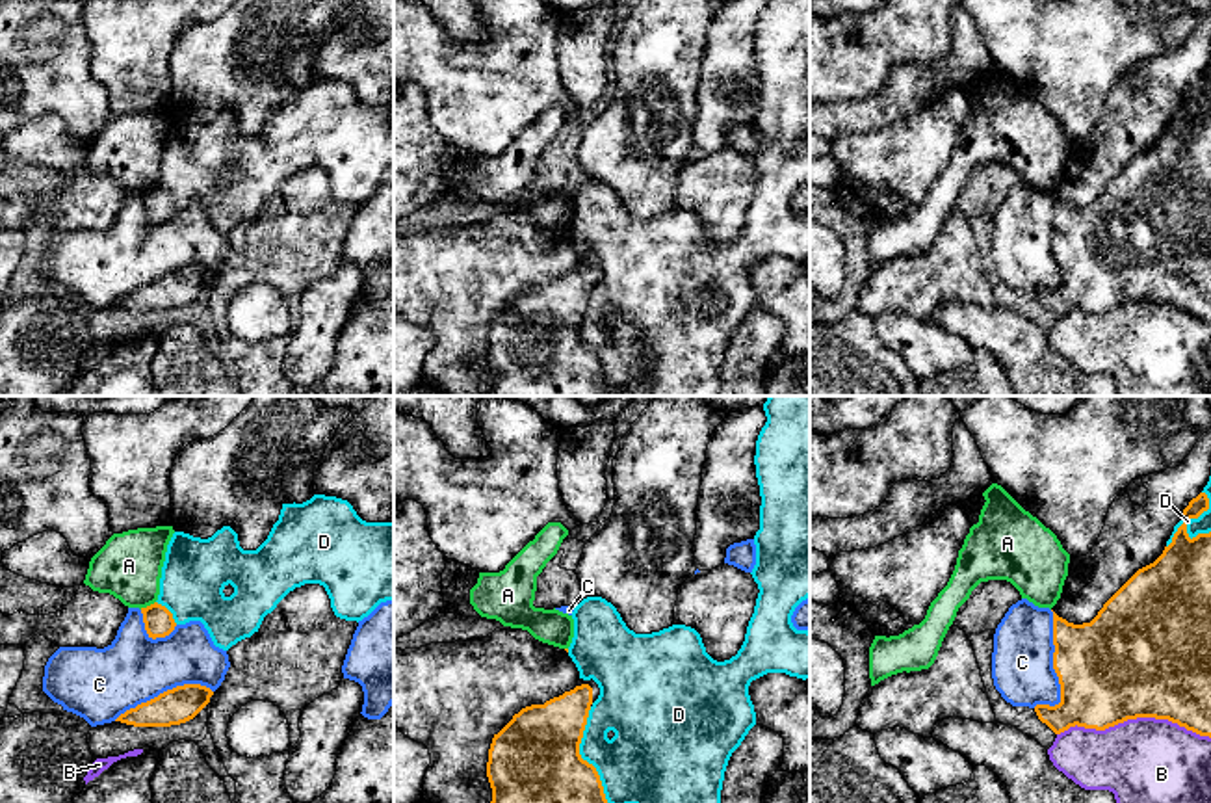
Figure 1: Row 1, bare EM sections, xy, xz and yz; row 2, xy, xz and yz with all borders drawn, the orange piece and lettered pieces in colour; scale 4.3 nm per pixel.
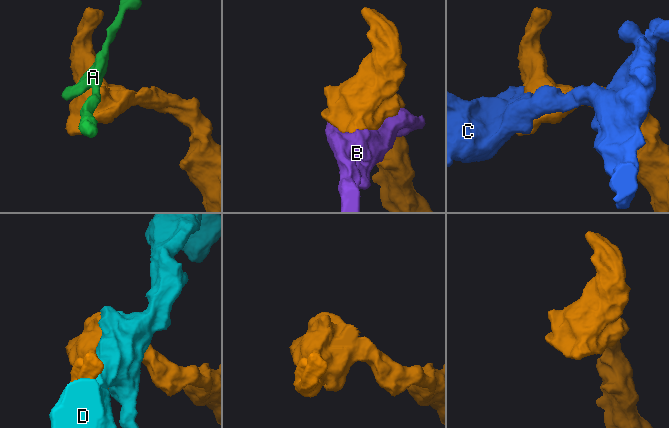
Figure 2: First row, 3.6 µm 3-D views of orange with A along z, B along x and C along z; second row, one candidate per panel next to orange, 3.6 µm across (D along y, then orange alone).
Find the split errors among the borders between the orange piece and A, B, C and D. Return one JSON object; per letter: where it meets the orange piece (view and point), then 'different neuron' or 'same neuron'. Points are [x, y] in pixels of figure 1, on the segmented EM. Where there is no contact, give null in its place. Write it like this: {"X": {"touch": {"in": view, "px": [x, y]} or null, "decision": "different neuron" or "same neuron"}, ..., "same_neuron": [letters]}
{"A": {"touch": {"in": "xy", "px": [147, 606]}, "decision": "different neuron"}, "B": {"touch": {"in": "yz", "px": [1133, 718]}, "decision": "different neuron"}, "C": {"touch": {"in": "yz", "px": [1054, 668]}, "decision": "different neuron"}, "D": {"touch": {"in": "yz", "px": [1191, 517]}, "decision": "different neuron"}, "same_neuron": []}

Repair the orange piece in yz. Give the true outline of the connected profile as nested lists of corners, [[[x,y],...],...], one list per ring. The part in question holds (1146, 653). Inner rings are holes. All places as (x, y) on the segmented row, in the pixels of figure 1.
[[[1205,493],[1192,498],[1172,543],[1153,563],[1139,569],[1090,623],[1074,625],[1053,612],[1053,669],[1061,684],[1061,703],[1036,704],[1035,712],[1055,734],[1075,725],[1105,731],[1127,719],[1155,717],[1211,738],[1211,532],[1192,539],[1187,533],[1187,522],[1207,509]]]

